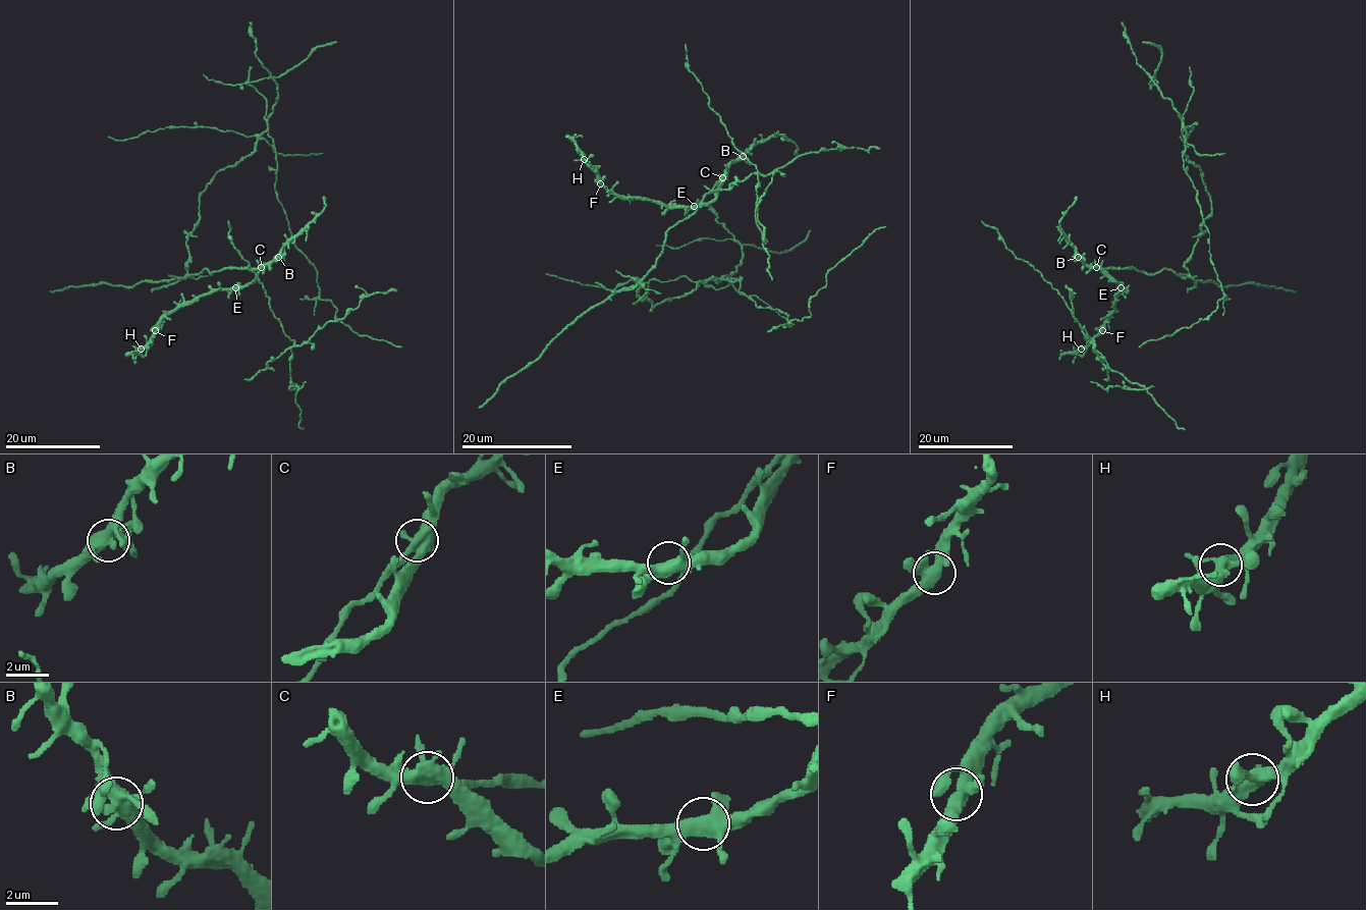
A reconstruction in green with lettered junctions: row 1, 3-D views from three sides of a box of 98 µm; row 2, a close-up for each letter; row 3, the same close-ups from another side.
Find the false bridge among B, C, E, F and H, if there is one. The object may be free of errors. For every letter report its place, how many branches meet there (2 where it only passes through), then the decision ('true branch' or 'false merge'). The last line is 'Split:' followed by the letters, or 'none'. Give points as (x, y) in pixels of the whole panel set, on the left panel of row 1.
B: at (278, 257); 6 branches meet; true branch
C: at (261, 267); 5 branches meet; false merge
E: at (235, 287); 4 branches meet; true branch
F: at (155, 330); 4 branches meet; true branch
H: at (141, 349); 4 branches meet; true branch
Split: C

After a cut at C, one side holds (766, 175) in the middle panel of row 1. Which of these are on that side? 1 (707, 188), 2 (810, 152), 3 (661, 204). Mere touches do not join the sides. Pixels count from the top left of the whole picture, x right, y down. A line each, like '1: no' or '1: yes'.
1: yes
2: yes
3: no

